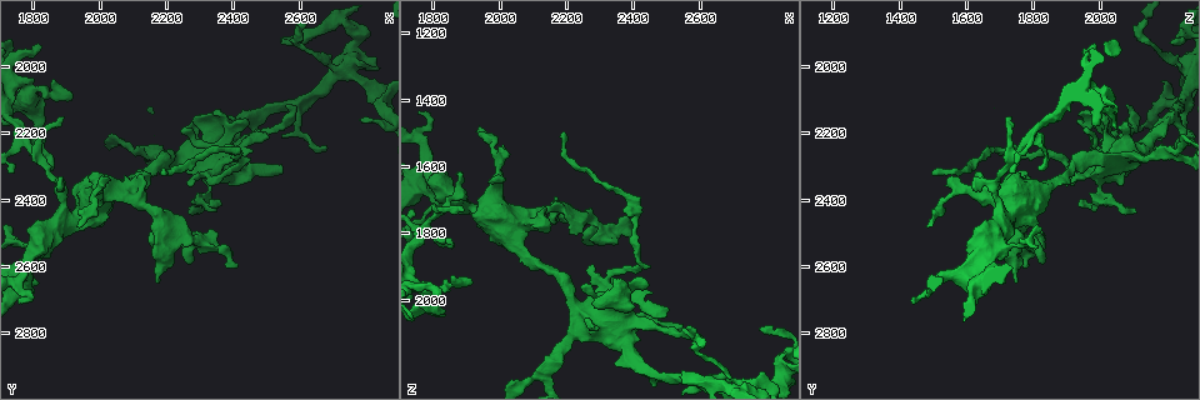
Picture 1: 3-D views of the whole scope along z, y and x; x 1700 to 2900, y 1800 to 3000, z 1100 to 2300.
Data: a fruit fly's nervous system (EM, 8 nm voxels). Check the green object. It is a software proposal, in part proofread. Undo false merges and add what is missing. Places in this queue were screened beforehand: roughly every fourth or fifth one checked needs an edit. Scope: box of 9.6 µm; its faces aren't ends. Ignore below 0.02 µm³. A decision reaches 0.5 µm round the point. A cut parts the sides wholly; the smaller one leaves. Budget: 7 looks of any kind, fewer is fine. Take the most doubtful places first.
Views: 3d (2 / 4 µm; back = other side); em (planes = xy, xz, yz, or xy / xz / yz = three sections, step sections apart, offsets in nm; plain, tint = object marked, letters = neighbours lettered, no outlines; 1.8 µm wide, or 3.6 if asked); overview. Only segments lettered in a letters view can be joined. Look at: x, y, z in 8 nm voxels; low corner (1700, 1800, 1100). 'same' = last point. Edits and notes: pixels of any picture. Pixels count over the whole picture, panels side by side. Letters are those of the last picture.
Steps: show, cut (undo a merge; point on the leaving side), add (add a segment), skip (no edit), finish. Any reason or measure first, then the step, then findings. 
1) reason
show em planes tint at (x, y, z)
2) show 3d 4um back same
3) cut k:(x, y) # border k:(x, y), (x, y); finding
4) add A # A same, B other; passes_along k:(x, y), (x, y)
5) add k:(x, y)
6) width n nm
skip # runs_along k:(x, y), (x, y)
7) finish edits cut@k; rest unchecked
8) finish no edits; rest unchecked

looks like a crossing
show em 3.6um xz step 8 letters at (1800, 2560, 1640)

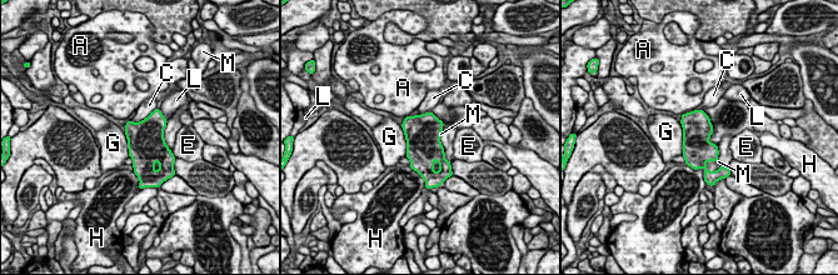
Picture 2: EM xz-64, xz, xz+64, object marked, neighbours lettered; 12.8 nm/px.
longest_contact H 500 nm
skip # A other, C other, E other, G other, H other, L other, M other; continuous, no second neuron

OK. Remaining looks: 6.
free end
show em xy step 8 plain at (2540, 1920, 2220)

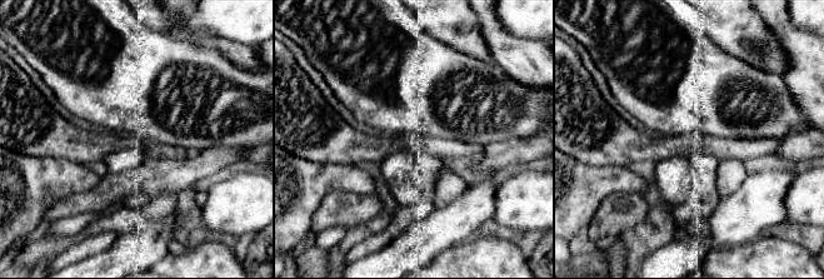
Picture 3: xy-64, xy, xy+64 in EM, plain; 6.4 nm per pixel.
see the neighbours
show em xy step 8 letters same

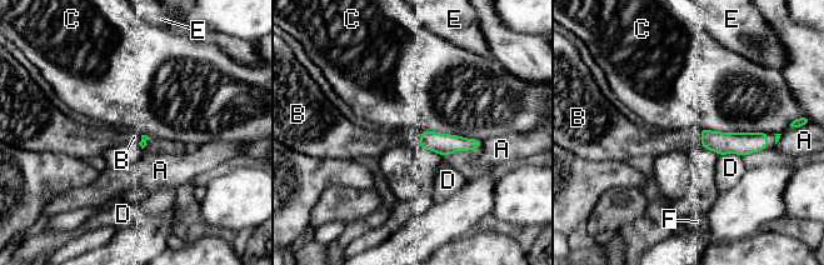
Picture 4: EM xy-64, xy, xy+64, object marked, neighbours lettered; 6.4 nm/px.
add B # A other, B same, C other, D other, E other, F other; it goes on there

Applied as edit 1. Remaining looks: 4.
see it whole again
show overview

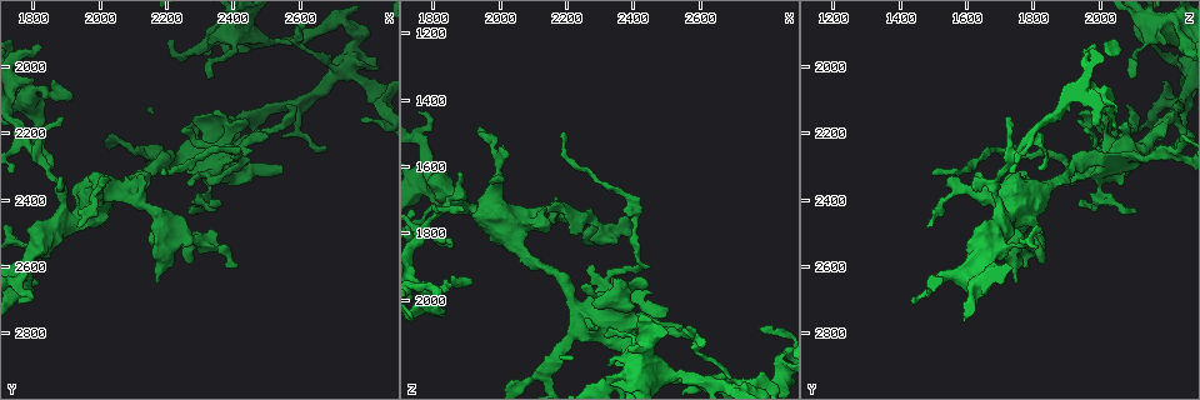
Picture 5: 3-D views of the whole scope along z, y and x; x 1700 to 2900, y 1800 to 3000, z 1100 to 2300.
calibre changes
show em planes letters at (2380, 2160, 2000)

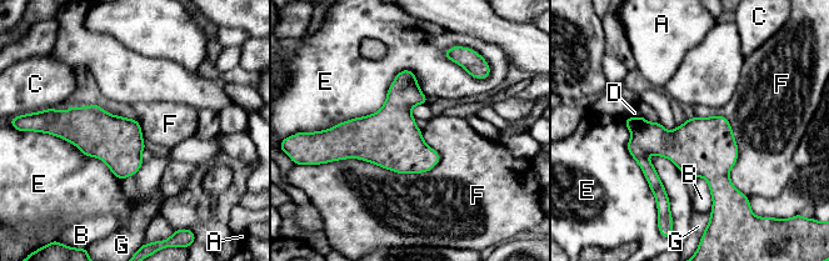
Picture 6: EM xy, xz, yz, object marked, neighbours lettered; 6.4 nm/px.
width 320 nm
skip # A other, B other, C other, D other, E other, F other, G other; border 6:(440, 156), (419, 172), (329, 161); all the same neuron

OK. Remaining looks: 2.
finish edits add@4; rest unchecked

